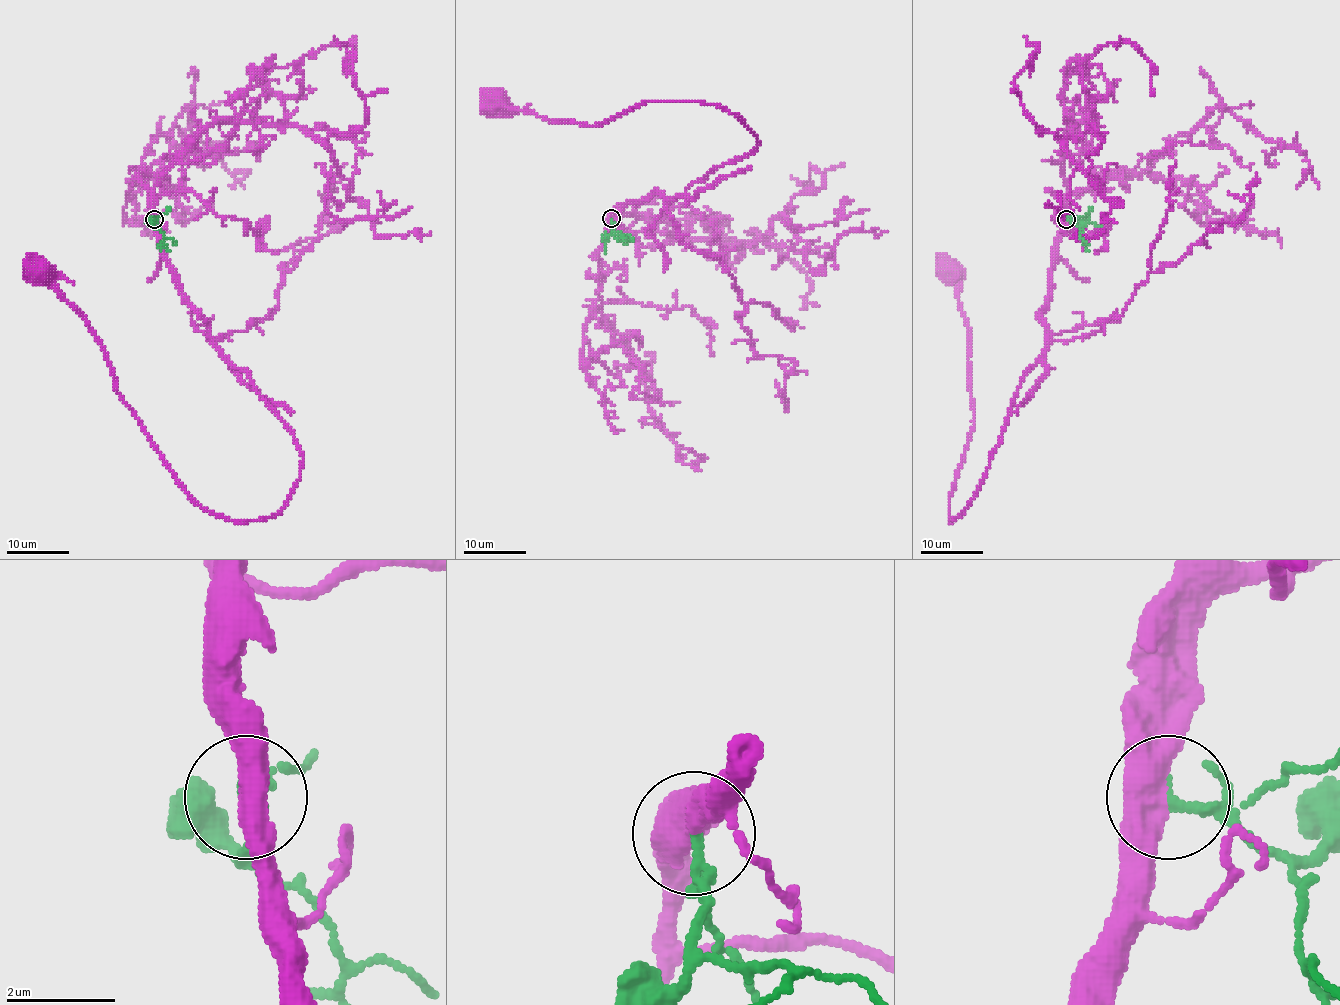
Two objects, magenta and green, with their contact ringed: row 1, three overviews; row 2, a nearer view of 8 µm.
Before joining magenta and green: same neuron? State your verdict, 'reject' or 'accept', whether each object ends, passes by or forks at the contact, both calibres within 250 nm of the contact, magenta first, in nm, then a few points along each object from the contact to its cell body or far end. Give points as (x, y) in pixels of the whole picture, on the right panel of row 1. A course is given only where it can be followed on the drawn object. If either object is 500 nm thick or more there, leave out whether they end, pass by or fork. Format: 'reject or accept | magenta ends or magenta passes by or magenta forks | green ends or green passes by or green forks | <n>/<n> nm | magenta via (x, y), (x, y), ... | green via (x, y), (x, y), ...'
accept | 500/170 nm | magenta via (1066, 219), (1041, 313), (1048, 349), (953, 521), (973, 409), (951, 273) | green via (1066, 219), (1080, 228), (1088, 251)

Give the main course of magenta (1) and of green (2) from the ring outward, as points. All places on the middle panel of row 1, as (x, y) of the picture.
1: (610, 218), (655, 193), (675, 200), (748, 155), (756, 136), (699, 102), (648, 100), (599, 125), (497, 103)
2: (610, 218), (615, 232), (621, 234), (615, 238), (618, 240)

